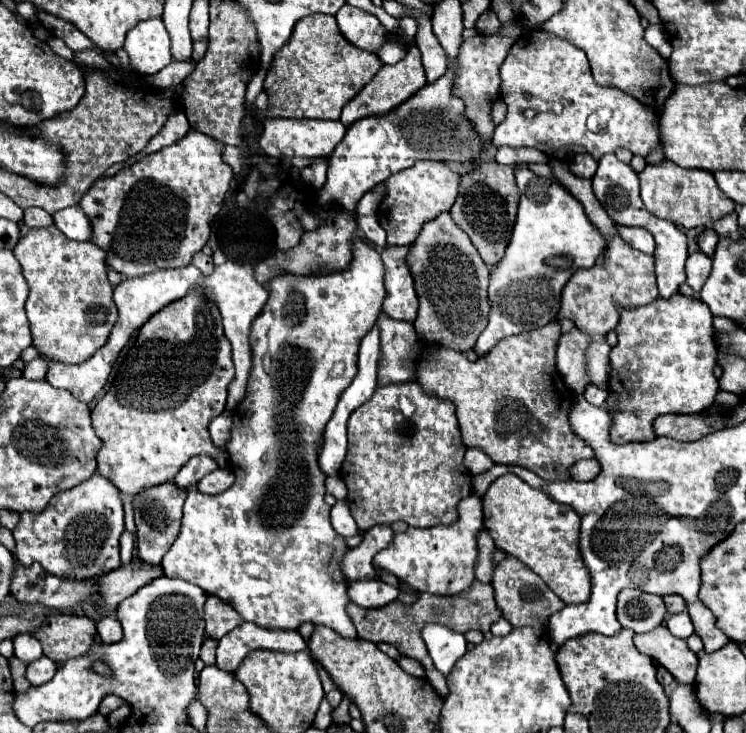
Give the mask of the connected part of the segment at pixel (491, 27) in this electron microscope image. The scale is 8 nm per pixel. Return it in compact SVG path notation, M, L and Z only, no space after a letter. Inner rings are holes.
M491 10L485 11L477 20L475 27L483 34L491 35L498 32L501 22Z

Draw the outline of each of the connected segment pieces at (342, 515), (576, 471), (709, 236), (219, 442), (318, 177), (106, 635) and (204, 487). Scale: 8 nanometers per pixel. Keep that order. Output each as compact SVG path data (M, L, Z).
M343 500L331 508L331 524L333 524L335 532L341 536L355 536L359 532L357 524L349 512L349 506Z
M591 460L591 464L579 464L577 462L571 468L571 478L577 482L589 482L599 474L599 470L601 470L601 464L597 460Z
M703 230L699 236L697 236L697 244L699 244L699 250L705 252L707 256L713 256L715 252L715 246L717 246L717 232L715 230Z
M225 410L217 418L211 420L209 424L209 434L215 446L225 446L225 440L229 440L229 428L231 428L231 414Z
M325 158L315 160L309 168L305 168L305 172L303 172L303 182L320 189L325 184L325 172L327 172L327 160L325 160Z
M103 616L99 622L97 622L97 632L101 636L101 640L105 644L115 644L123 638L123 630L121 630L121 624L115 616Z
M217 468L217 470L213 470L211 474L207 474L207 476L197 484L197 488L199 488L199 492L203 492L203 494L215 495L225 492L227 488L231 488L233 482L235 482L235 476L233 476L231 470L221 470L221 468Z

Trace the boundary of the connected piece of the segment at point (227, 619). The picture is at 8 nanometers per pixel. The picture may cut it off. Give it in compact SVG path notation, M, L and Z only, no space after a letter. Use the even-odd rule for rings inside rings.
M209 596L205 602L205 622L207 622L207 636L219 640L239 624L243 624L243 618L237 616L237 610L223 602L217 596Z

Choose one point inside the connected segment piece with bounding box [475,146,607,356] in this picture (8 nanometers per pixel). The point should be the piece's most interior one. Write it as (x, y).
(553, 238)

